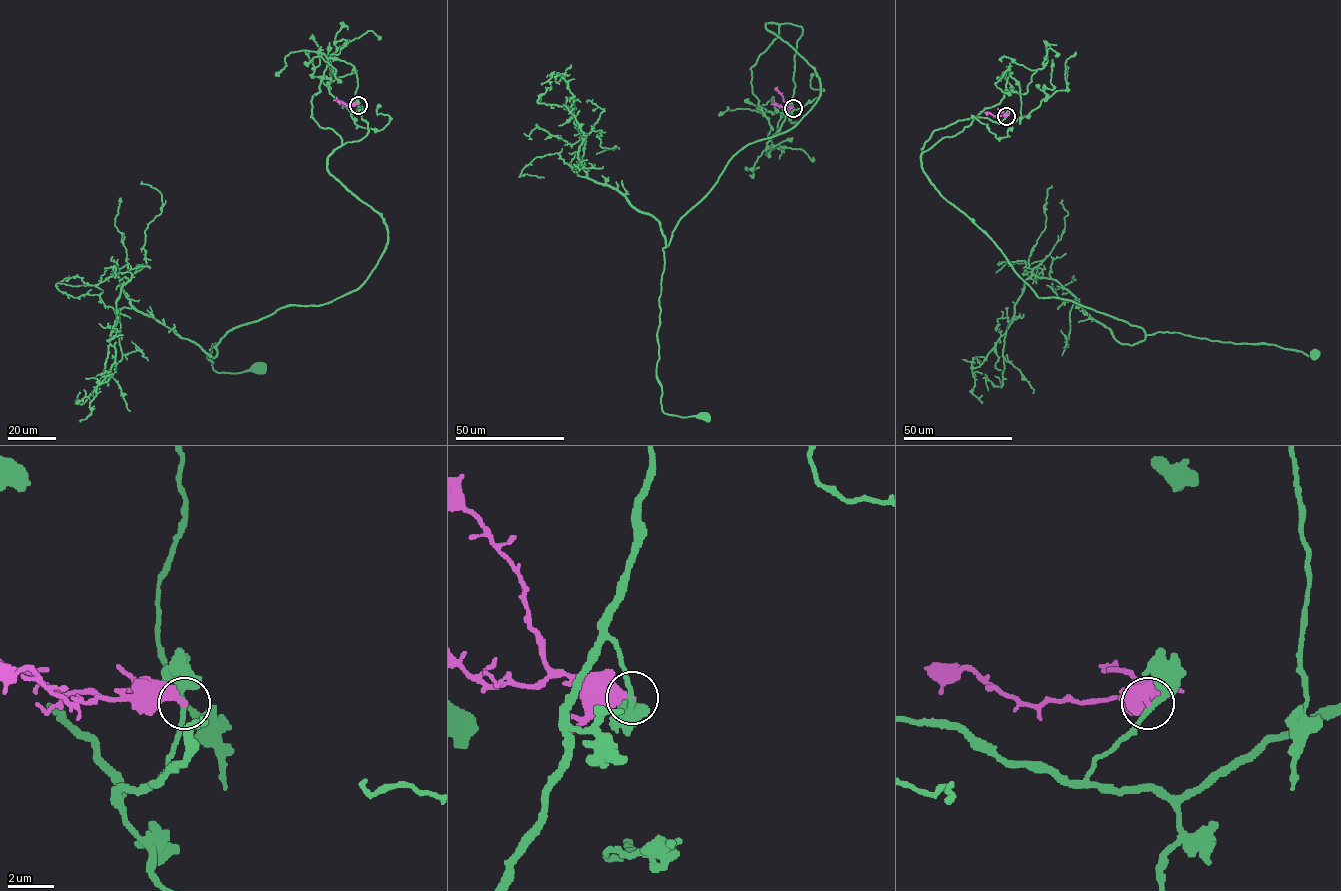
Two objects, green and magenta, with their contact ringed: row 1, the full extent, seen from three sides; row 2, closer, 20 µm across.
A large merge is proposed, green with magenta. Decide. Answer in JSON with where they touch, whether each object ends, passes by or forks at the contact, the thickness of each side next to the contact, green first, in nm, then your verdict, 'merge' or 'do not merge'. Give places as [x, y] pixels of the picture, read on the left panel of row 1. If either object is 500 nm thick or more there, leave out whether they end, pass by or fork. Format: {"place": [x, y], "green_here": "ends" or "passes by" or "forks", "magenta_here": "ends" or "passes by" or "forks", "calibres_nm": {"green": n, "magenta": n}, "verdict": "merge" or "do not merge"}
{"place": [358, 105], "green_here": "passes by", "magenta_here": "ends", "calibres_nm": {"green": 240, "magenta": 400}, "verdict": "do not merge"}

